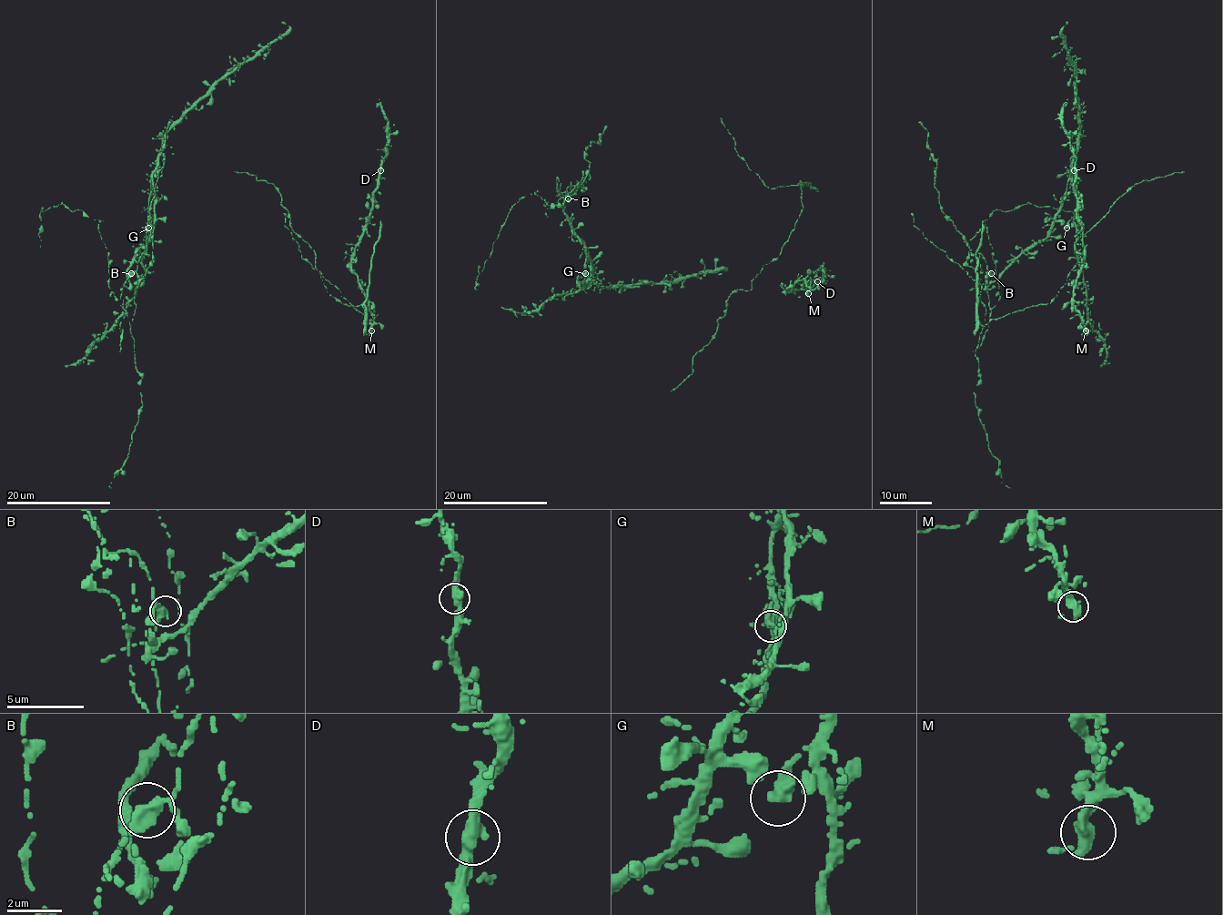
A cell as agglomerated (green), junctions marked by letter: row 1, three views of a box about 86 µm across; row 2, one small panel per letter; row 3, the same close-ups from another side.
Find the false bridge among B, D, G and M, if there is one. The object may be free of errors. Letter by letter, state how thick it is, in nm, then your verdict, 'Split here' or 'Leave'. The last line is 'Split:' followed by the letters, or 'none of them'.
B: Thickness 440 nm. Split here
D: Thickness 400 nm. Leave
G: Thickness 400 nm. Leave
M: Thickness 440 nm. Leave
Split: B

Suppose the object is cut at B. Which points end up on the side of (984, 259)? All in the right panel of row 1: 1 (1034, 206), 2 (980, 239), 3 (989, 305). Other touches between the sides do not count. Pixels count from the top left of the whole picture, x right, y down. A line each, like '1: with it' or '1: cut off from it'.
1: with it
2: cut off from it
3: with it

